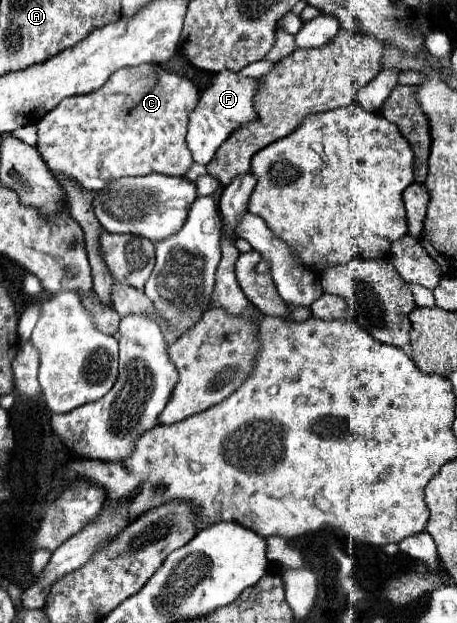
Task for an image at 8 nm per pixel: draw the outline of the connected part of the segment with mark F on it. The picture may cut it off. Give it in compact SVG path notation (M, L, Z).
M227 71L227 73L217 73L213 77L213 83L203 91L199 97L199 103L195 111L189 115L189 133L187 133L187 147L193 153L193 161L207 165L221 143L243 123L255 119L253 111L253 95L257 91L257 81L255 79L239 79L239 73Z

